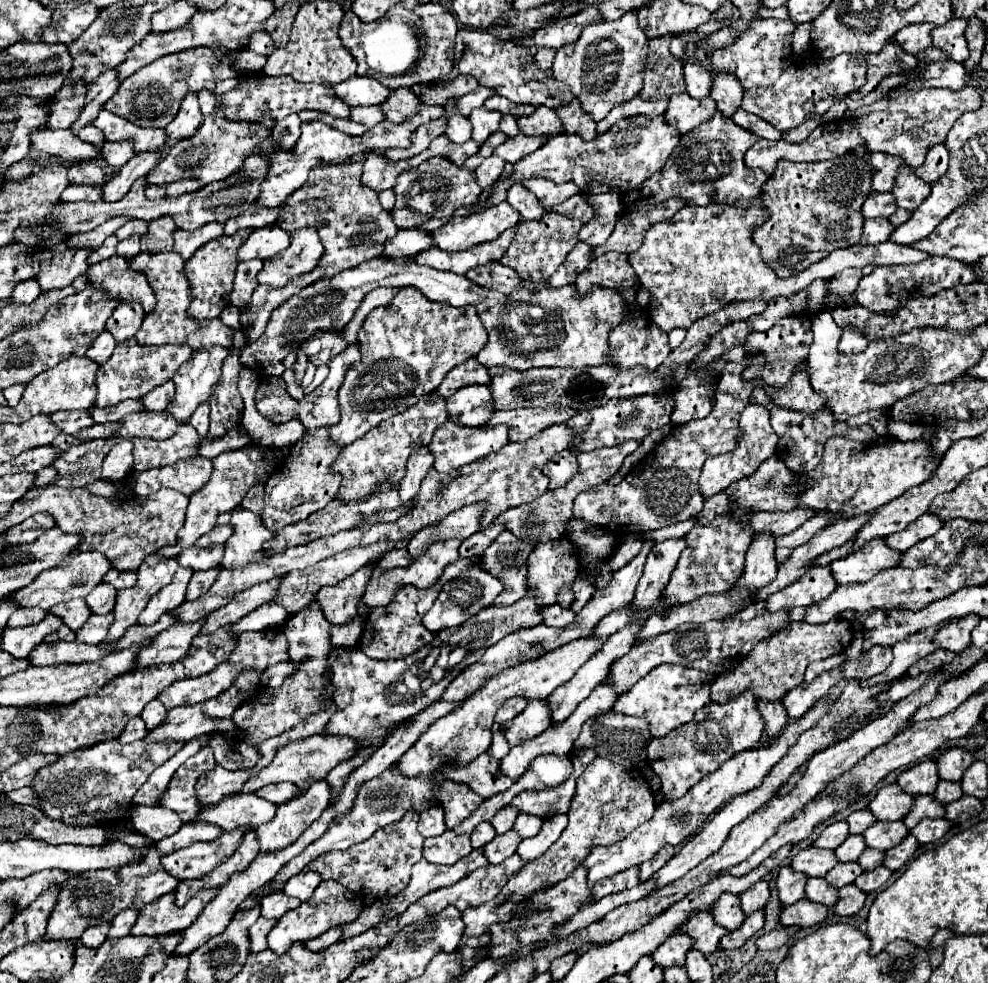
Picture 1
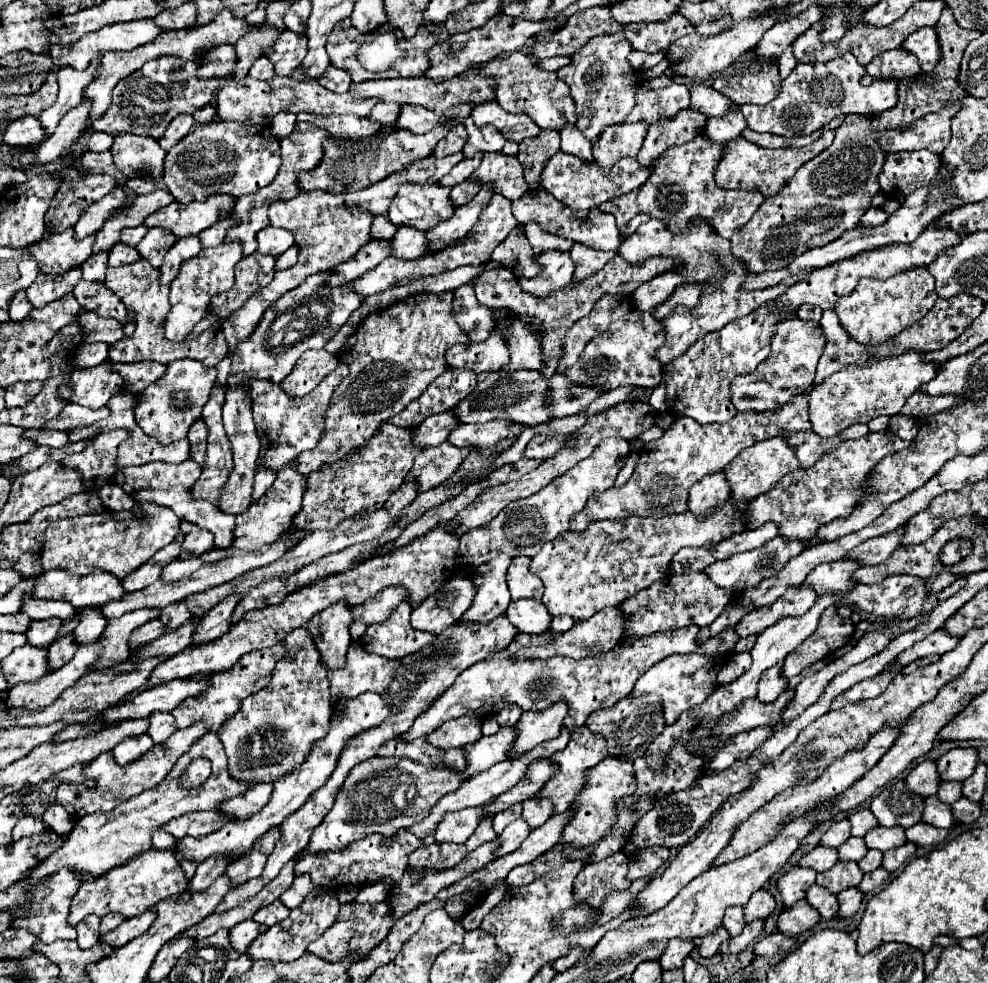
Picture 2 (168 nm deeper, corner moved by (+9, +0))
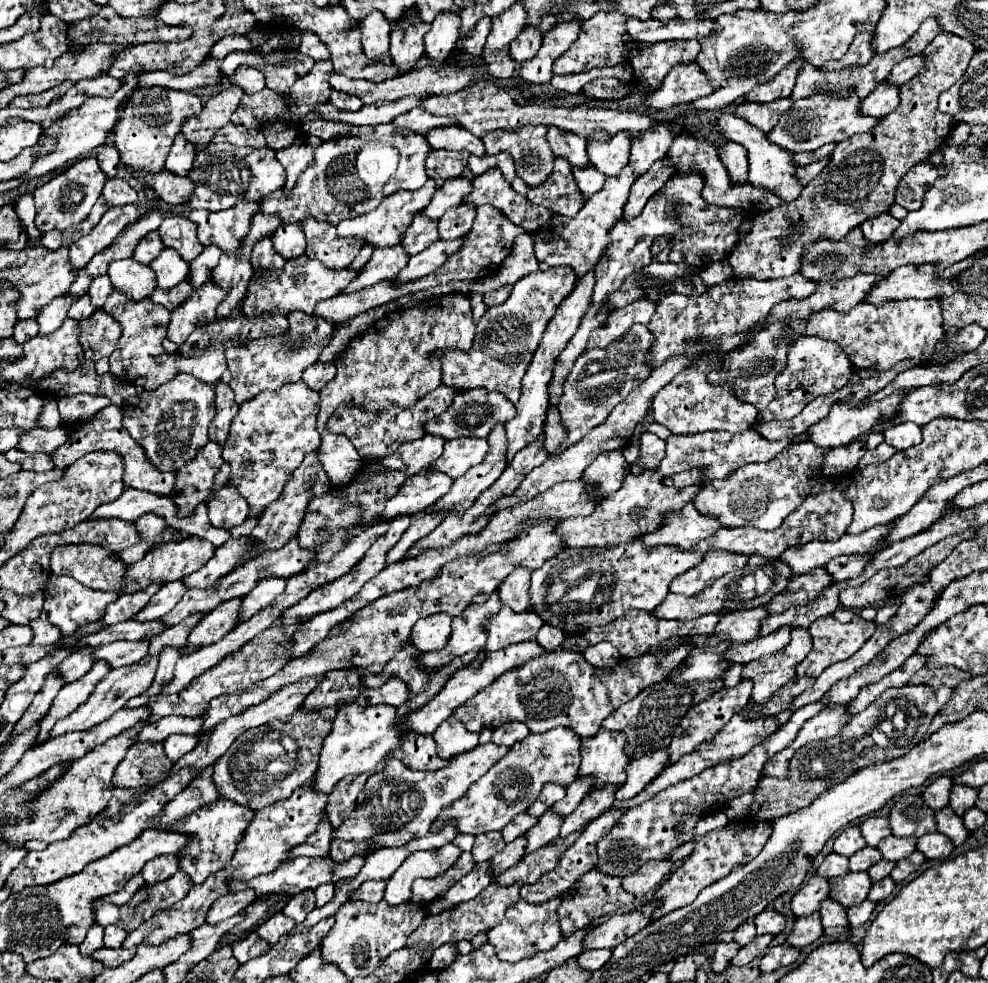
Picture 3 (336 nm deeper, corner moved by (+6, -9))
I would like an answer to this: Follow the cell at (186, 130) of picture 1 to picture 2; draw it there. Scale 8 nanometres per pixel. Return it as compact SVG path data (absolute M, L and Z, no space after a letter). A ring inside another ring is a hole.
M178 114L178 118L174 118L174 122L170 122L170 126L166 128L164 136L158 140L158 144L164 150L170 150L170 146L174 146L180 138L184 138L188 132L192 132L194 128L194 118L190 114Z

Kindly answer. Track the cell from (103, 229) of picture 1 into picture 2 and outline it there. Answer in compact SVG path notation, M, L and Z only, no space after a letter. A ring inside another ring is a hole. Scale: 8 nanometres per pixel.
M66 228L62 234L48 234L38 244L30 246L32 254L38 258L38 266L48 274L64 274L66 270L80 266L94 246L96 234L90 234L84 240L74 238L74 230Z

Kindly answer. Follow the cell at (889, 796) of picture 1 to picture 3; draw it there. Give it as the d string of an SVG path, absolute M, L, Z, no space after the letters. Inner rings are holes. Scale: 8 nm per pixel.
M917 795L901 797L889 815L889 823L897 837L921 837L937 831L935 811Z

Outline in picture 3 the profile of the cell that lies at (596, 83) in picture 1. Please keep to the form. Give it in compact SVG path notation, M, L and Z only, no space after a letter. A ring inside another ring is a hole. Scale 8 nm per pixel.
M621 133L613 139L605 139L605 135L597 135L597 139L589 141L589 161L591 165L607 177L615 177L629 163L629 135Z

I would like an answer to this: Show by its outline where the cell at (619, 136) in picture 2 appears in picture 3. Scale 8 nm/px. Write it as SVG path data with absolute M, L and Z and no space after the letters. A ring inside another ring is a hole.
M627 165L625 171L621 171L621 175L617 175L617 179L607 179L603 191L593 195L593 199L585 201L583 209L575 217L557 217L557 215L551 217L549 223L533 235L537 261L545 261L551 267L557 267L557 265L571 267L577 277L583 277L589 271L593 271L595 265L605 255L607 247L611 245L609 231L611 231L613 223L617 223L617 219L621 219L621 215L623 215L623 205L625 205L625 199L629 197L629 189L631 189L633 181L635 181L633 167Z

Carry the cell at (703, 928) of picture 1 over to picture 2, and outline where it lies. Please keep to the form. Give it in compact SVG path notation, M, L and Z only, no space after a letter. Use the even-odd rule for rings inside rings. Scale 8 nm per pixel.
M720 926L716 932L712 932L712 934L708 934L708 936L704 936L704 938L702 938L702 944L698 946L698 954L700 954L700 956L704 956L704 958L714 956L714 954L718 952L720 944L722 944L722 942L726 942L728 938L730 938L730 936L728 936L728 932Z

